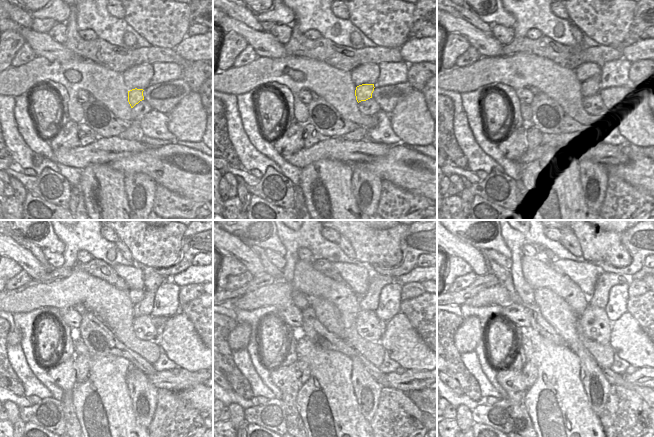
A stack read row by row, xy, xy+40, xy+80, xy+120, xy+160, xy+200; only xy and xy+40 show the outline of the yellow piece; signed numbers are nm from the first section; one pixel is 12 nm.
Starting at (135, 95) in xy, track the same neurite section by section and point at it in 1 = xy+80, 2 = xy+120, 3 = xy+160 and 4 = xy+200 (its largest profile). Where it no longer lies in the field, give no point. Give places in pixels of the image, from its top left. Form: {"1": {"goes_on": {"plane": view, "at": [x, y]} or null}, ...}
{"1": {"goes_on": {"plane": "xy+80", "at": [590, 87]}}, "2": {"goes_on": {"plane": "xy+120", "at": [152, 283]}}, "3": {"goes_on": {"plane": "xy+160", "at": [369, 302]}}, "4": {"goes_on": {"plane": "xy+200", "at": [599, 298]}}}

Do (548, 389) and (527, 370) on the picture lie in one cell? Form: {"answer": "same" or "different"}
{"answer": "different"}

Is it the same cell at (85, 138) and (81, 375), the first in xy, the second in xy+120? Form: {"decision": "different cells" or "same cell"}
{"decision": "same cell"}

